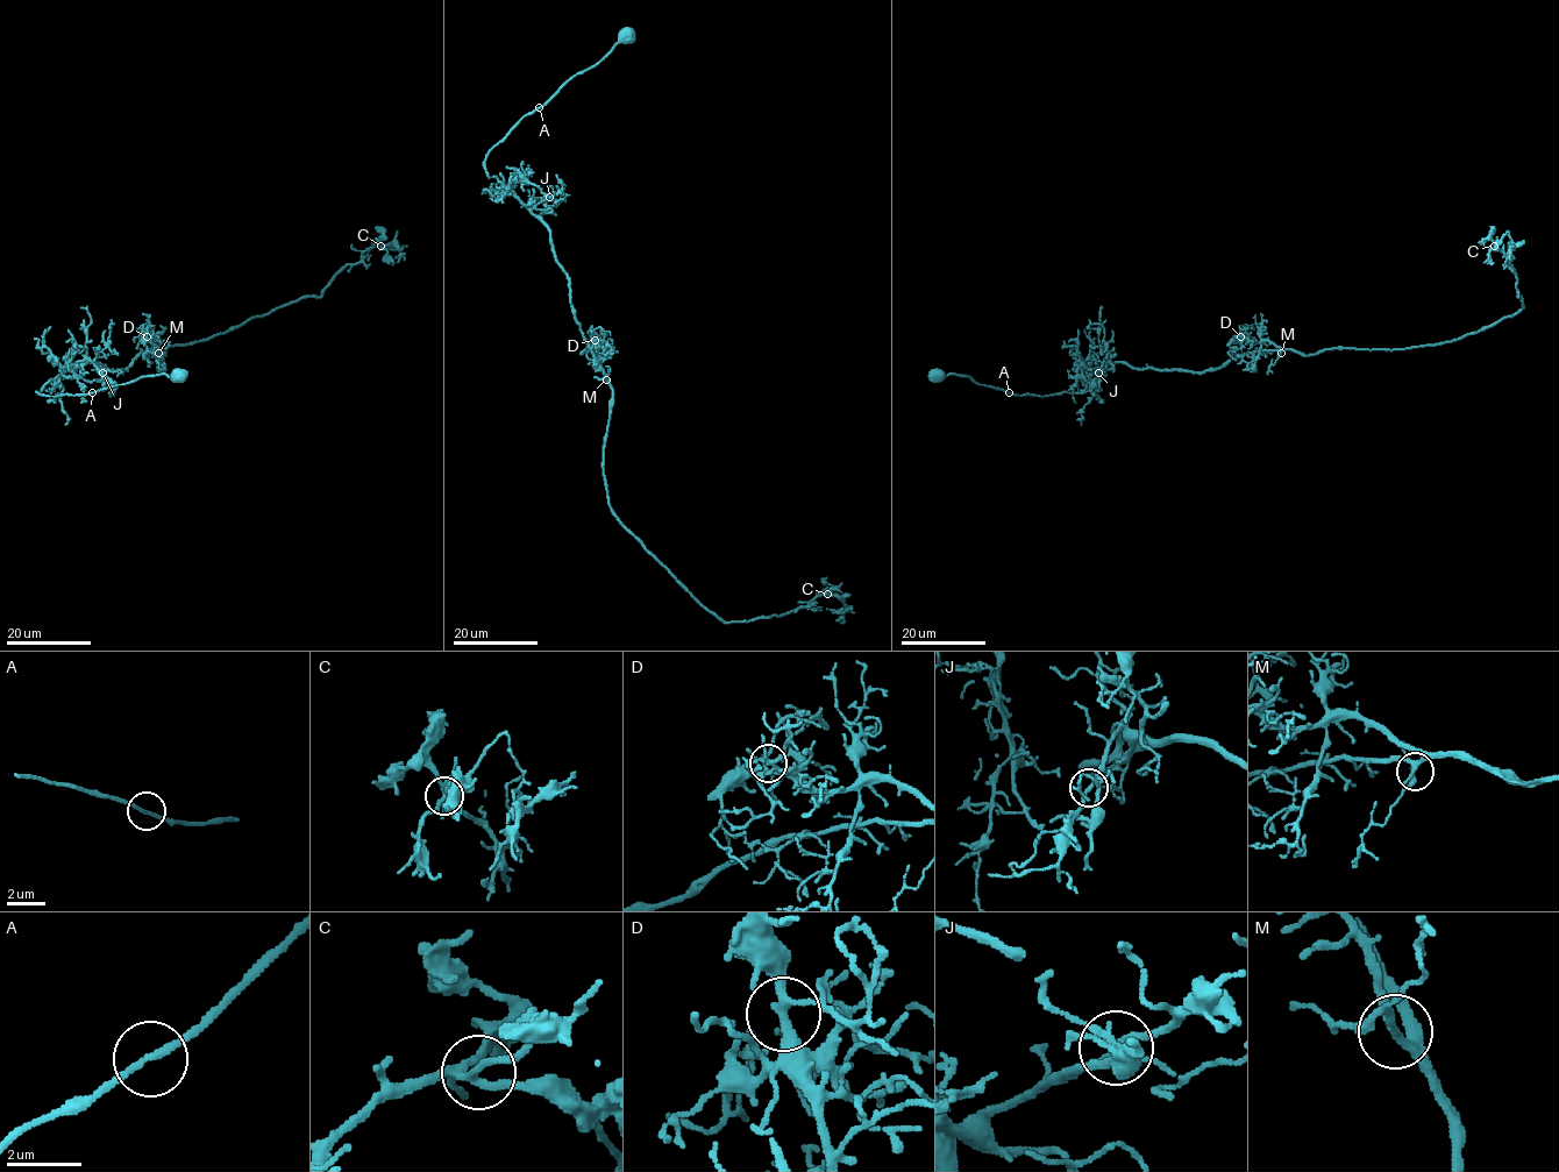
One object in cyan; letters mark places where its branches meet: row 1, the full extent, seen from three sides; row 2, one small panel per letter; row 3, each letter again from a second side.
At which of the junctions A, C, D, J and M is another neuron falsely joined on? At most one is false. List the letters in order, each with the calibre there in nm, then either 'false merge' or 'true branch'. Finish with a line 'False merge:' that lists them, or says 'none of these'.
A: calibre 170 nm; true branch
C: calibre 220 nm; true branch
D: calibre 200 nm; true branch
J: calibre 180 nm; true branch
M: calibre 200 nm; true branch
False merge: none of these

